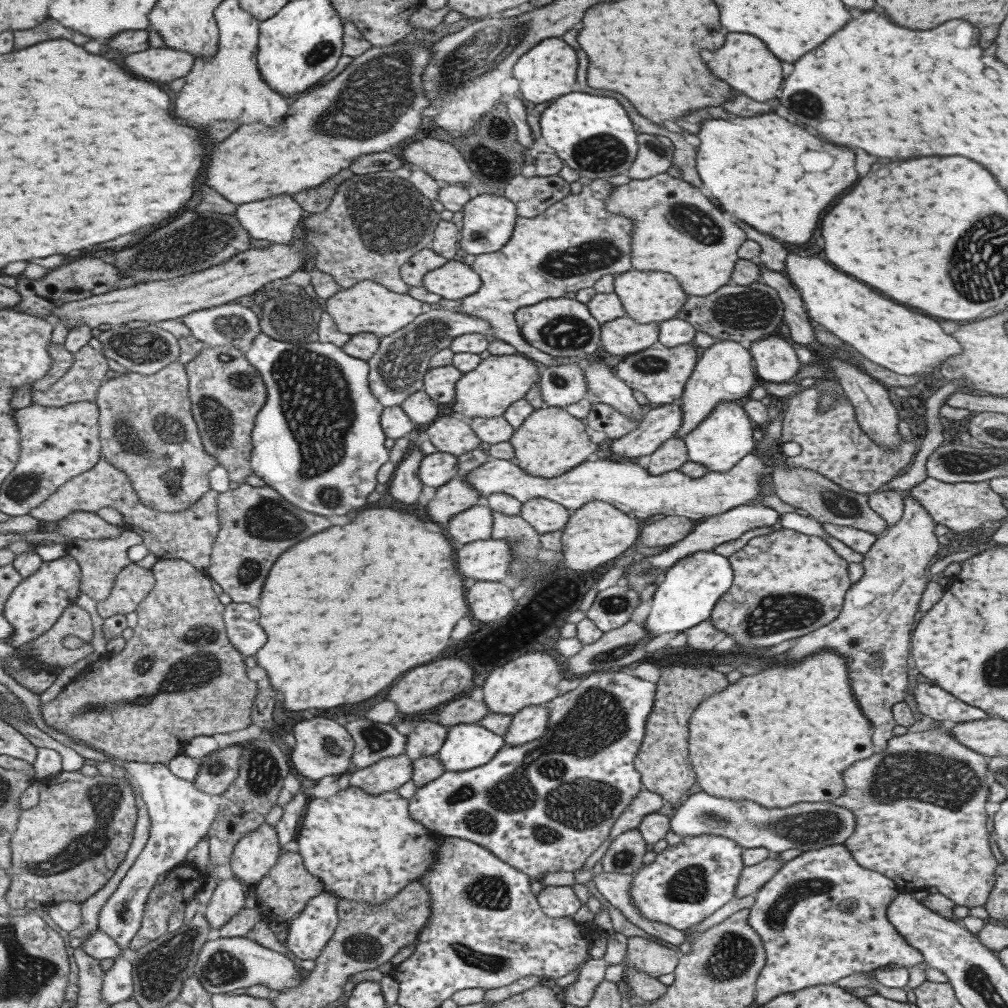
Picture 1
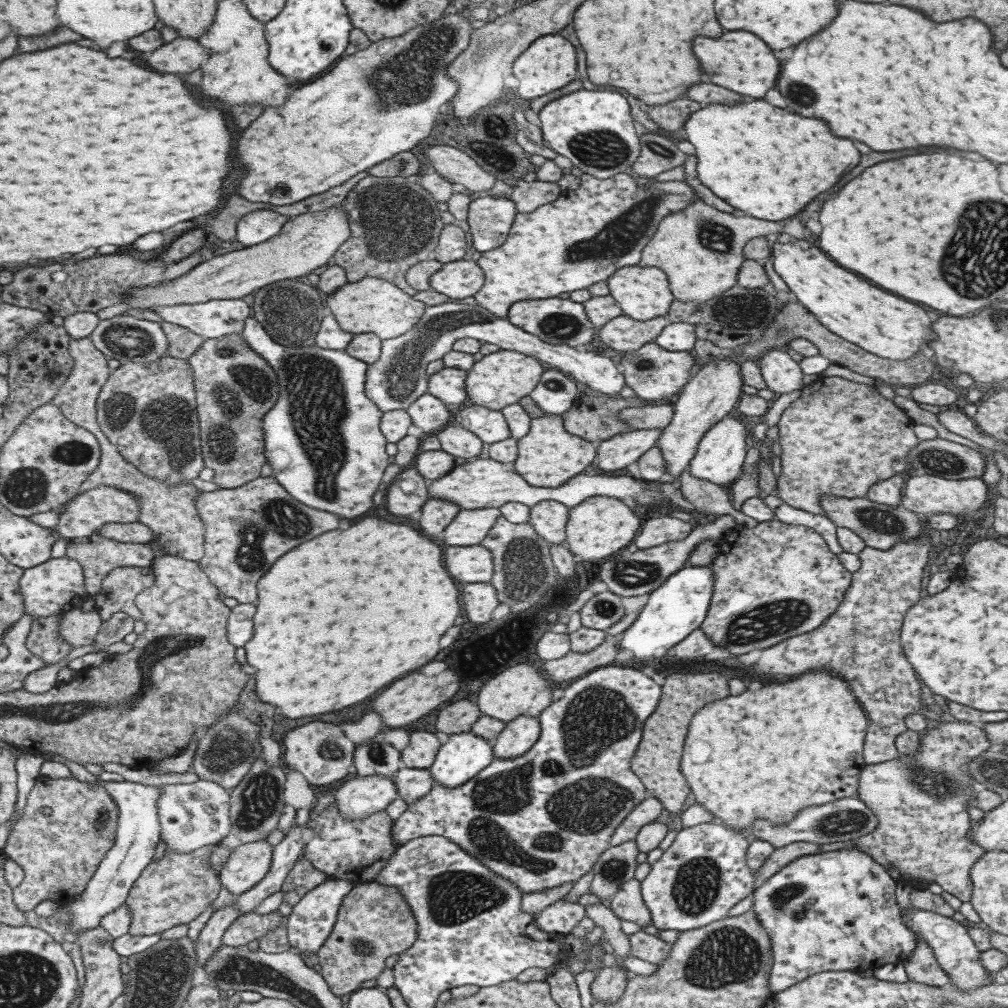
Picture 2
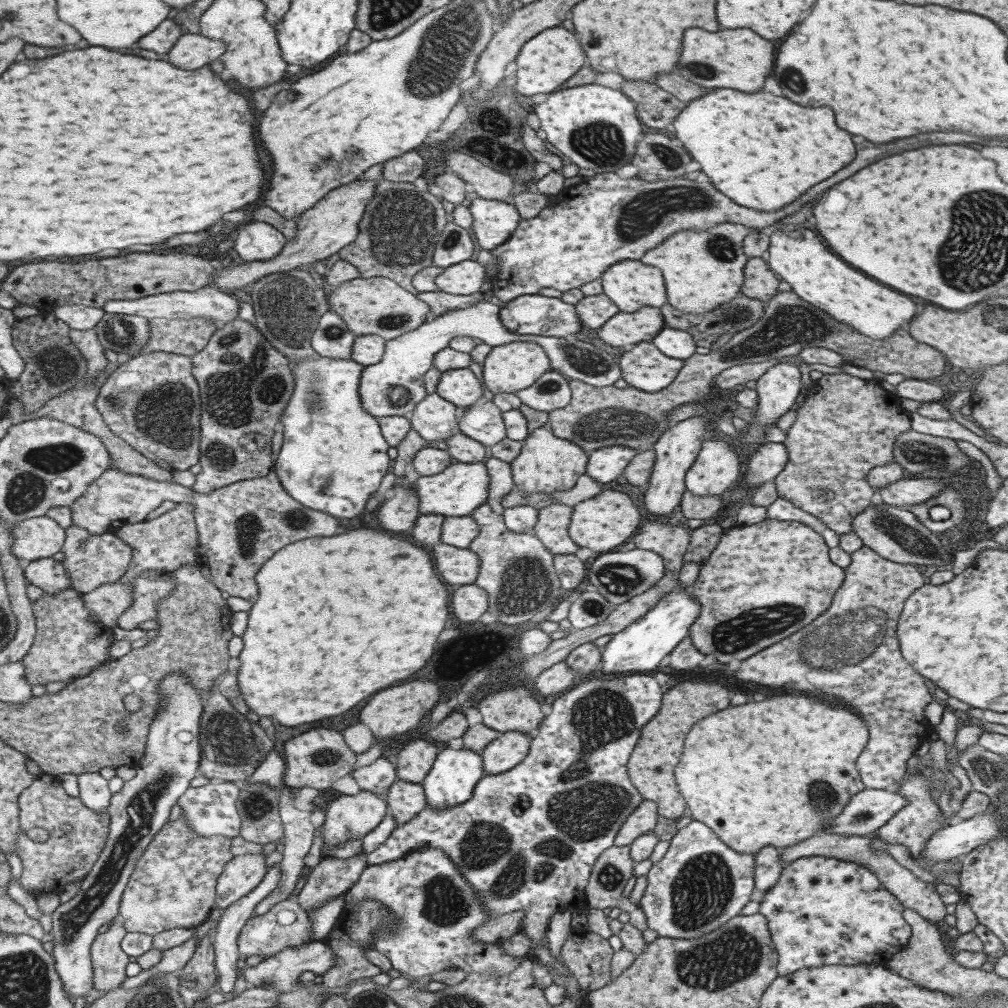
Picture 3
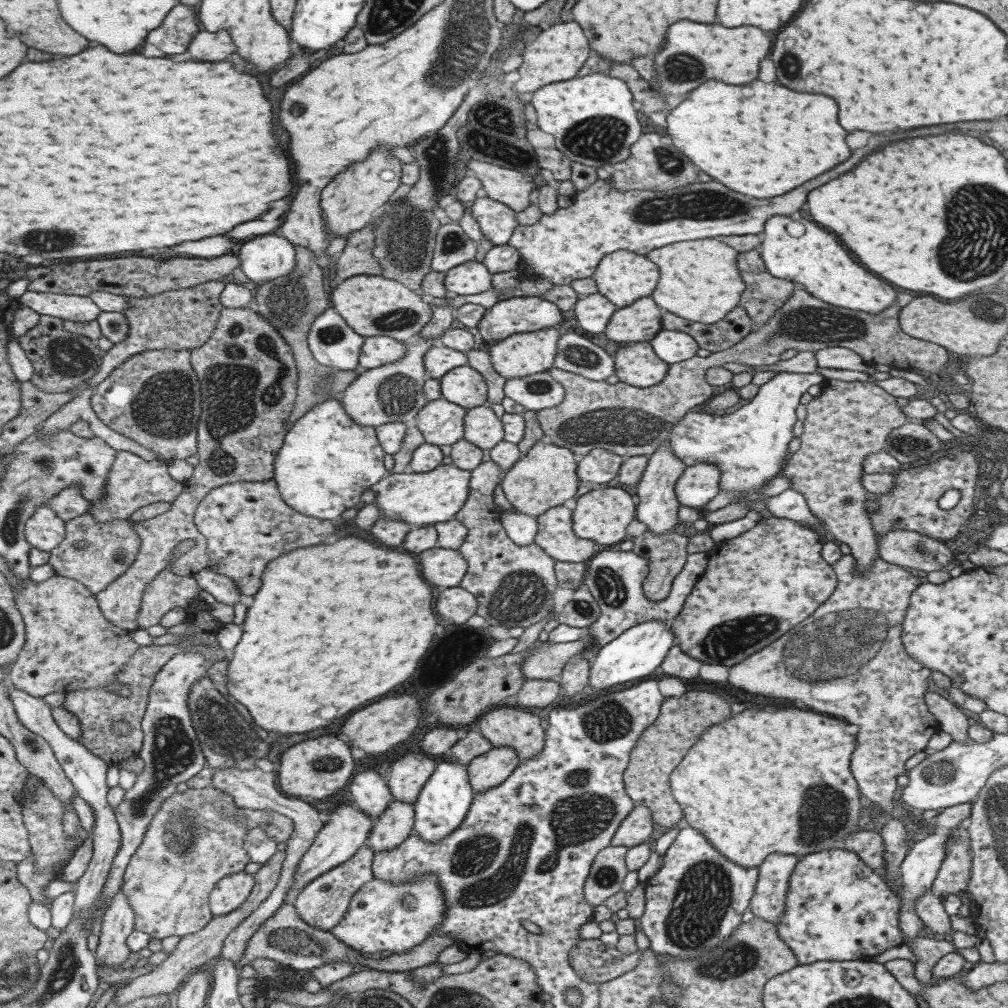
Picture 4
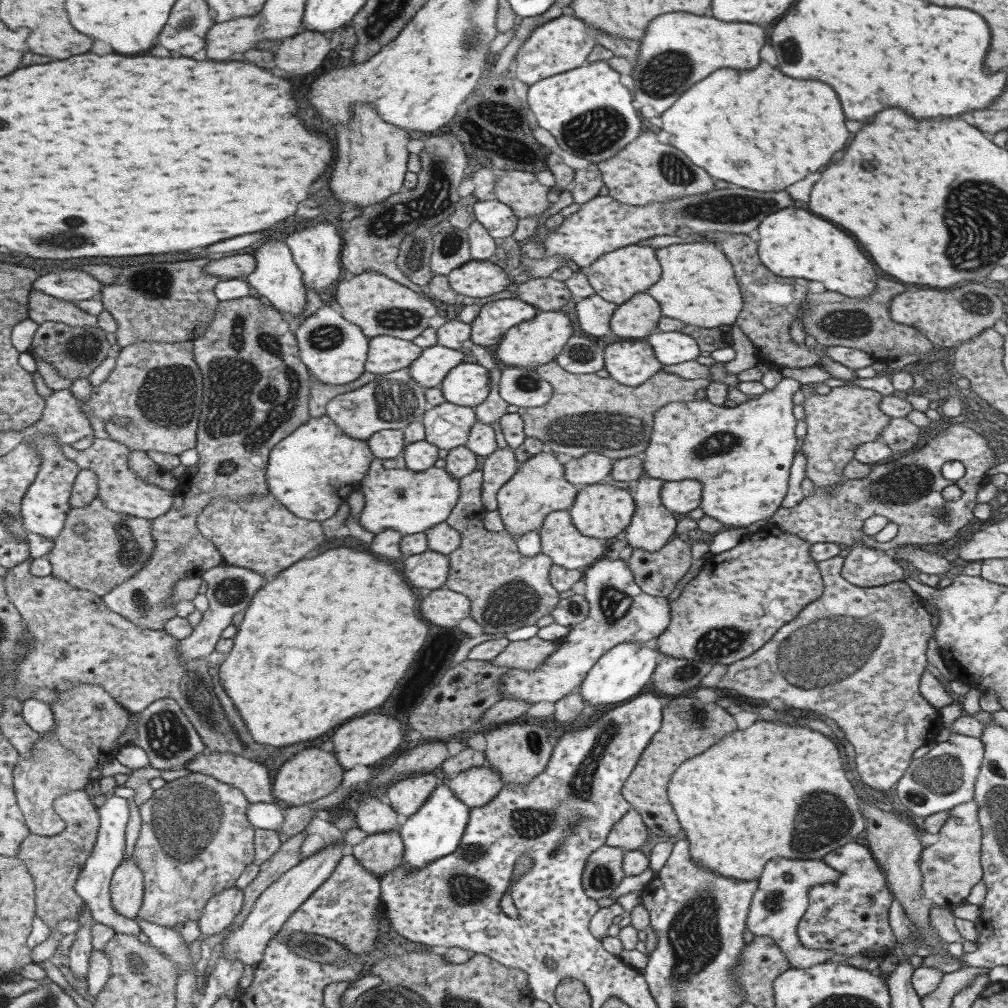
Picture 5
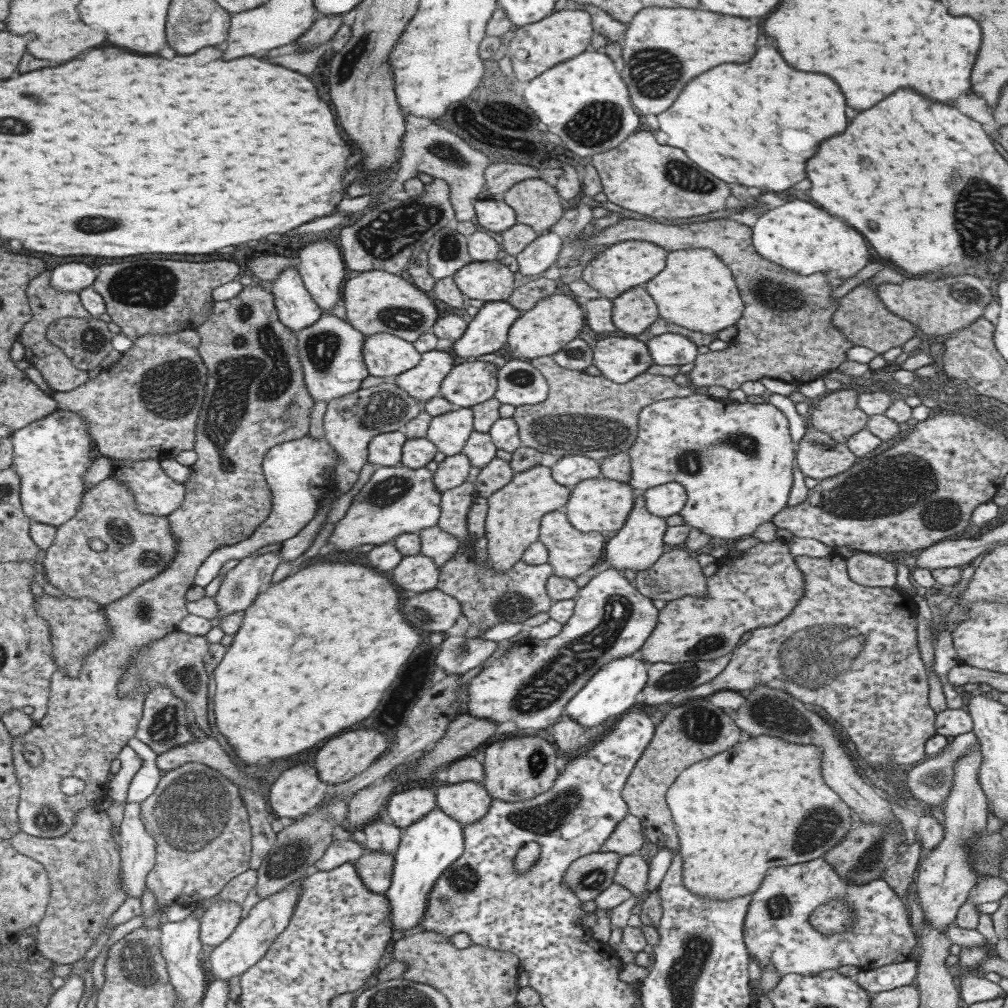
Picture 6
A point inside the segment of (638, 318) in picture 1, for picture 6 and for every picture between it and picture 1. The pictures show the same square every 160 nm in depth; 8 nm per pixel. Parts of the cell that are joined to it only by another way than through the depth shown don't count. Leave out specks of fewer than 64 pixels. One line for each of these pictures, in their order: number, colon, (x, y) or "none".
2: (642, 293)
3: (629, 284)
4: (621, 277)
5: (616, 276)
6: (618, 267)

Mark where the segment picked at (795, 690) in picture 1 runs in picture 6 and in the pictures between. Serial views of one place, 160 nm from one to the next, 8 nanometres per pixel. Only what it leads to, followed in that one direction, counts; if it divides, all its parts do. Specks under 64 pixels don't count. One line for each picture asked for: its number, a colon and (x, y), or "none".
2: (766, 754)
3: (774, 772)
4: (769, 781)
5: (736, 812)
6: (762, 803)

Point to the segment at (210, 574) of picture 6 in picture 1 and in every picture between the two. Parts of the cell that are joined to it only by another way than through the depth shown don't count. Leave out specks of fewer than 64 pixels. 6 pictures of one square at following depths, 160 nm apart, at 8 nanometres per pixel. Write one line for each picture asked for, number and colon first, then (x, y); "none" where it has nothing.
1: (317, 442)
2: (321, 438)
3: (331, 463)
4: (326, 461)
5: (310, 471)

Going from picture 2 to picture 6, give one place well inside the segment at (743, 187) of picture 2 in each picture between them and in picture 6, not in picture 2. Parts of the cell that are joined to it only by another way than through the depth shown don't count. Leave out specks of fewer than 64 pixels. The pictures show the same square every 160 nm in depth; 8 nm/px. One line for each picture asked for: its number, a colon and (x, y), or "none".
3: (716, 129)
4: (763, 147)
5: (758, 129)
6: (756, 124)

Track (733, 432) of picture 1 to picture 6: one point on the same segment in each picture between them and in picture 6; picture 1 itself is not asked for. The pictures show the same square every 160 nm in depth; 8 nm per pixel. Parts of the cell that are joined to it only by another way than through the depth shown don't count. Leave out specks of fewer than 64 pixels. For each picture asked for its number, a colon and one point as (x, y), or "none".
2: (718, 457)
3: (716, 467)
4: (697, 484)
5: (682, 496)
6: (668, 499)

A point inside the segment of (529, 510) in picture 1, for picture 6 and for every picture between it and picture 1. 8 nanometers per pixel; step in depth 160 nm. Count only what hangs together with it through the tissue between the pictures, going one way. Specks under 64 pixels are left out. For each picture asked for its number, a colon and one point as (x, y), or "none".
2: (548, 519)
3: (551, 528)
4: (554, 535)
5: (559, 541)
6: (570, 552)

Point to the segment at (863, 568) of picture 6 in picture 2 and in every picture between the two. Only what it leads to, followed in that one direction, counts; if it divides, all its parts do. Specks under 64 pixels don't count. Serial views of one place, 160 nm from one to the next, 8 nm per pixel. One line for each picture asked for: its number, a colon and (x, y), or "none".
2: (838, 437)
3: (846, 426)
4: (847, 421)
5: (863, 567)

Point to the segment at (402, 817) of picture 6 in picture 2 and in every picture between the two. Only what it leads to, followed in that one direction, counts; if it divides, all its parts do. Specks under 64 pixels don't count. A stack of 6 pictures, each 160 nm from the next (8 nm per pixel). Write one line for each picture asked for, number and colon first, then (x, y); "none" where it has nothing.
2: (419, 753)
3: (414, 759)
4: (407, 774)
5: (405, 796)

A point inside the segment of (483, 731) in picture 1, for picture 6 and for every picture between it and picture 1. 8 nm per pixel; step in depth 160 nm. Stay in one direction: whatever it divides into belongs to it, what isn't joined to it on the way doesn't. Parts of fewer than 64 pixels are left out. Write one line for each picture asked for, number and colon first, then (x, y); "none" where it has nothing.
2: (464, 755)
3: (453, 774)
4: (443, 799)
5: (434, 830)
6: (430, 844)

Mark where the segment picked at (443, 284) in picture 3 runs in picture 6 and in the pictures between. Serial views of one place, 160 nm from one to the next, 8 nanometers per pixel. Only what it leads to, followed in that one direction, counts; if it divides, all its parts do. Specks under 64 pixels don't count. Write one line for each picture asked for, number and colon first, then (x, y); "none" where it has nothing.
4: (471, 277)
5: (477, 279)
6: (490, 281)

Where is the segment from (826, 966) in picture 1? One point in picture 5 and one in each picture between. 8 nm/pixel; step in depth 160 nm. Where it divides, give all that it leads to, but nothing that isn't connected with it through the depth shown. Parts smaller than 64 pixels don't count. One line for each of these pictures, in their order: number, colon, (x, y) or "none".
2: (832, 911)
3: (821, 911)
4: (836, 908)
5: (848, 916)

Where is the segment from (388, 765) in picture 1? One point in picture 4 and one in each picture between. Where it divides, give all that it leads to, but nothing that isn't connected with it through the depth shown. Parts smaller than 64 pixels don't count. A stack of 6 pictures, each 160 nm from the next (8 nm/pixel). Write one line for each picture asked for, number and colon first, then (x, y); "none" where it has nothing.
2: (357, 797)
3: (348, 817)
4: (347, 829)

